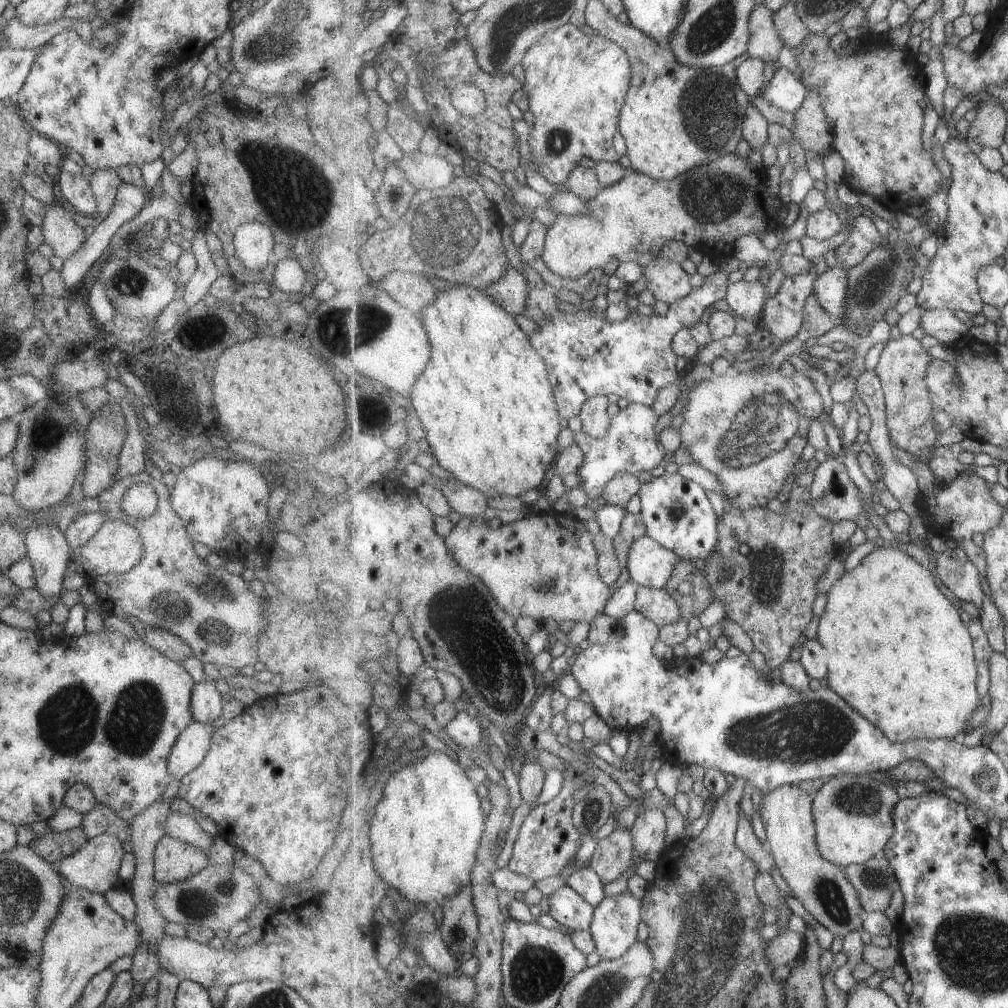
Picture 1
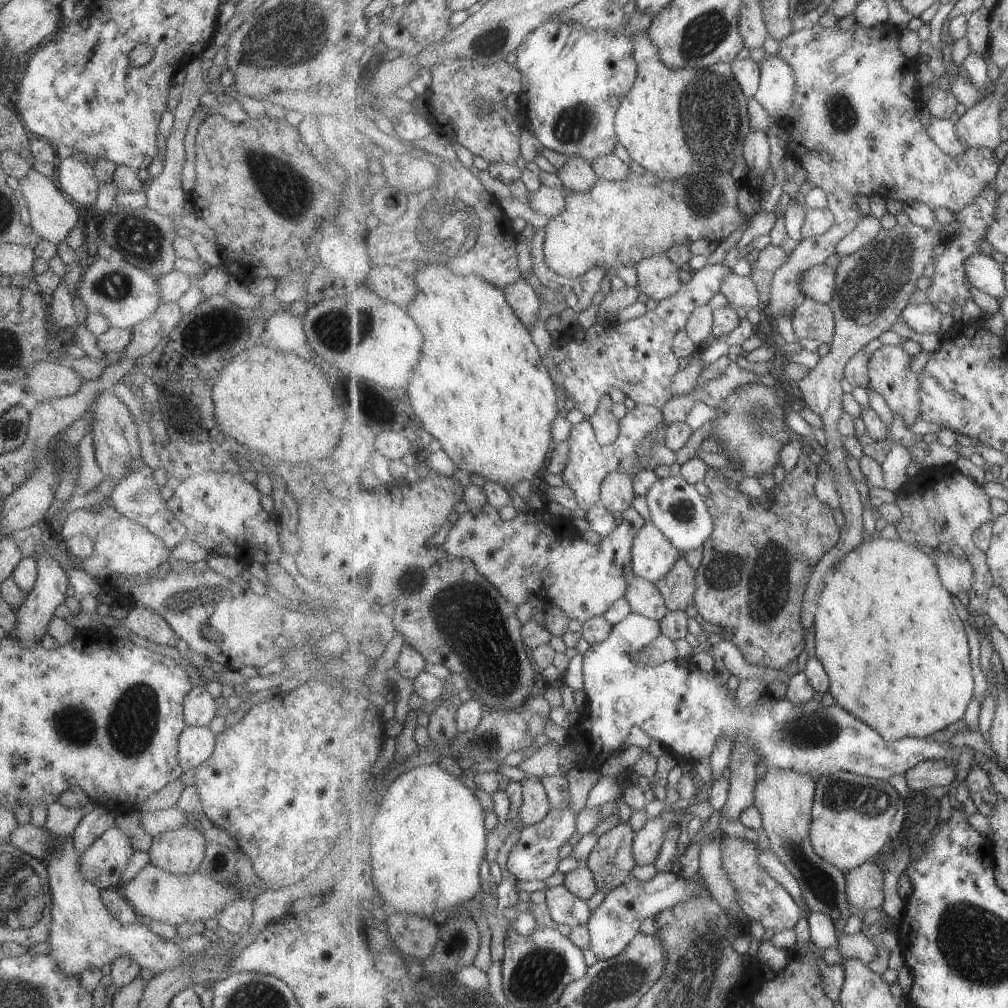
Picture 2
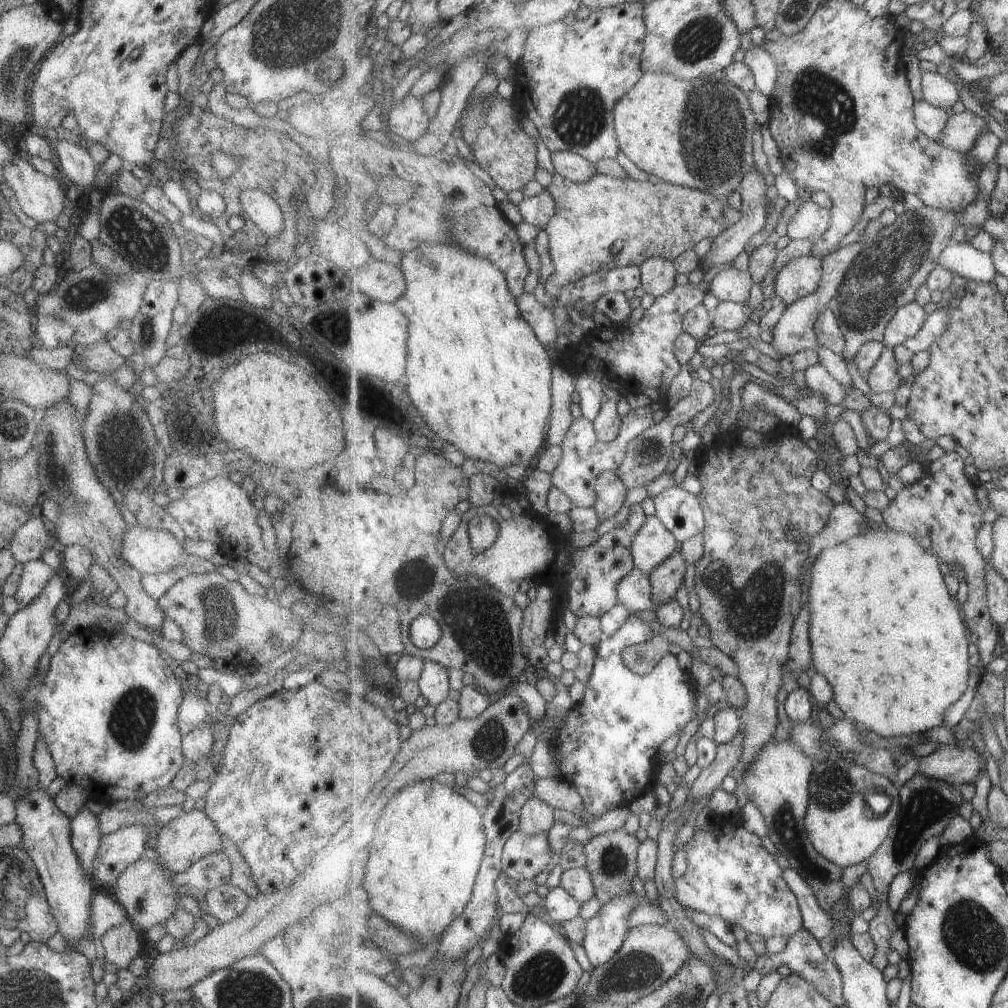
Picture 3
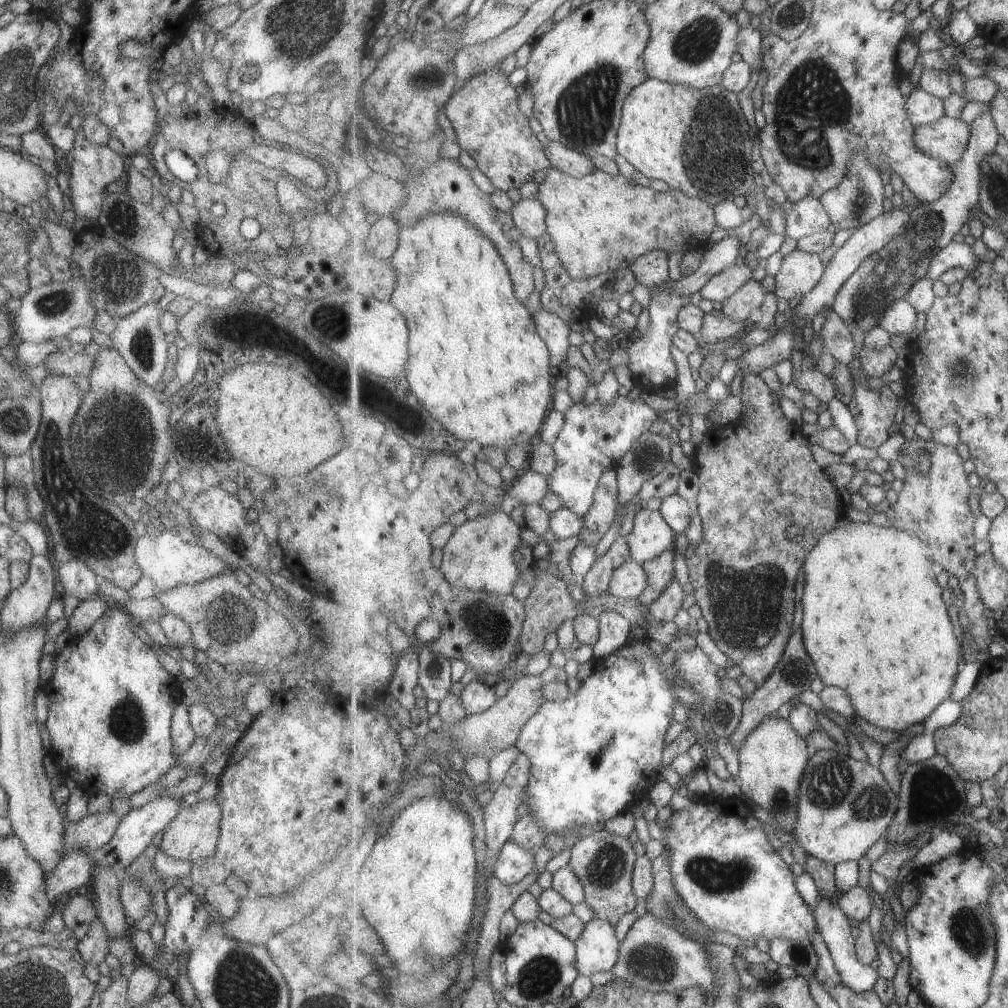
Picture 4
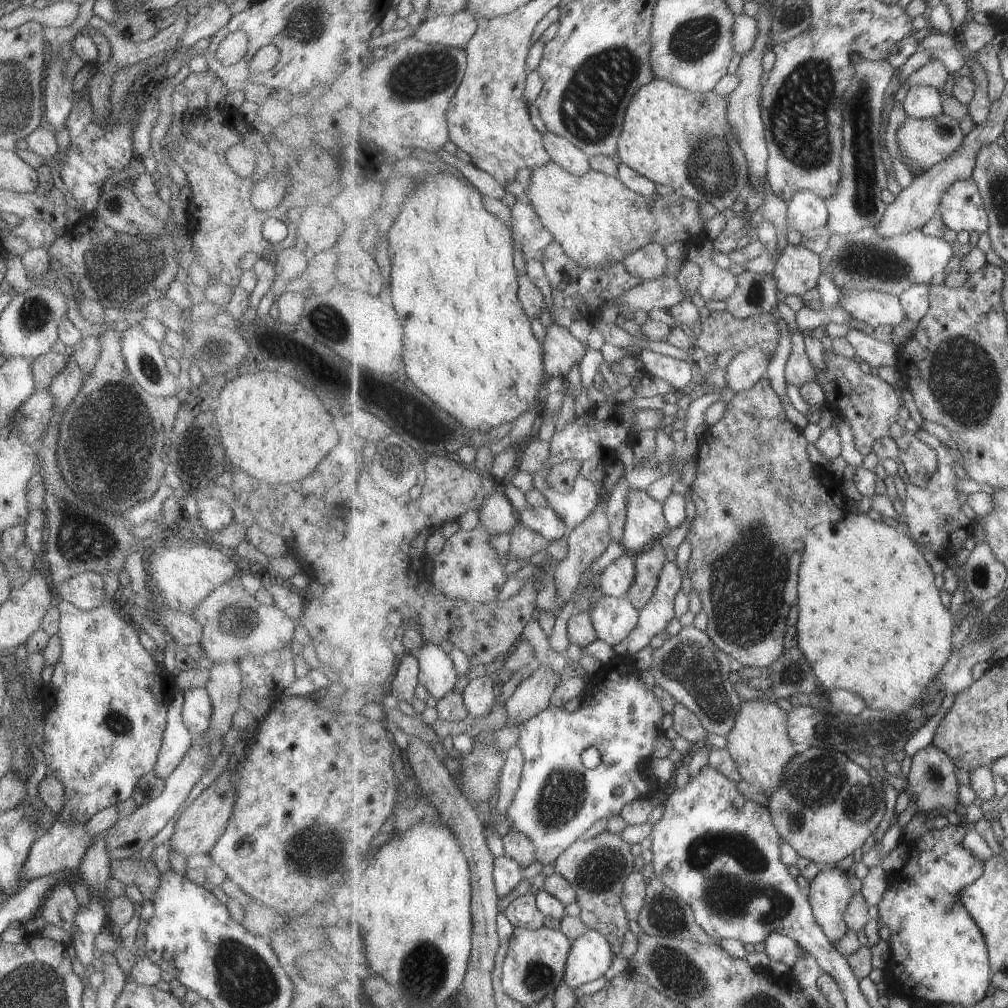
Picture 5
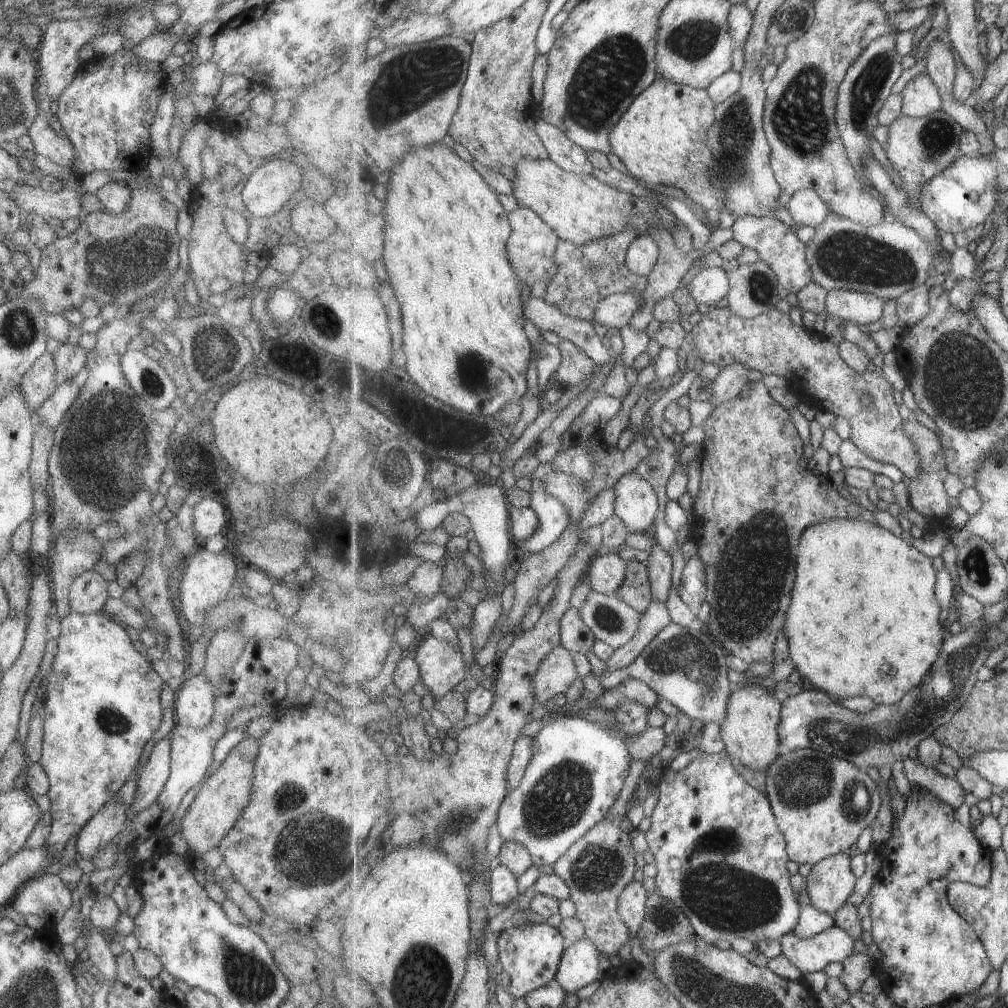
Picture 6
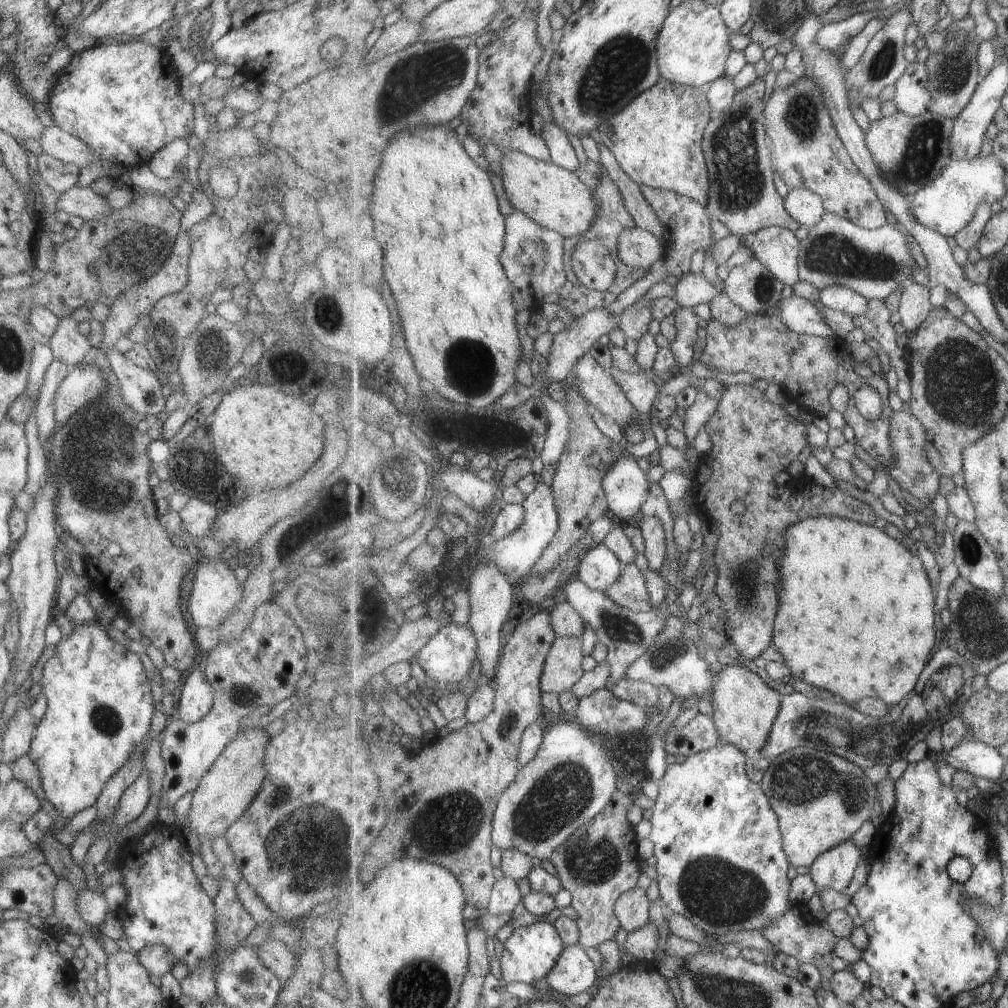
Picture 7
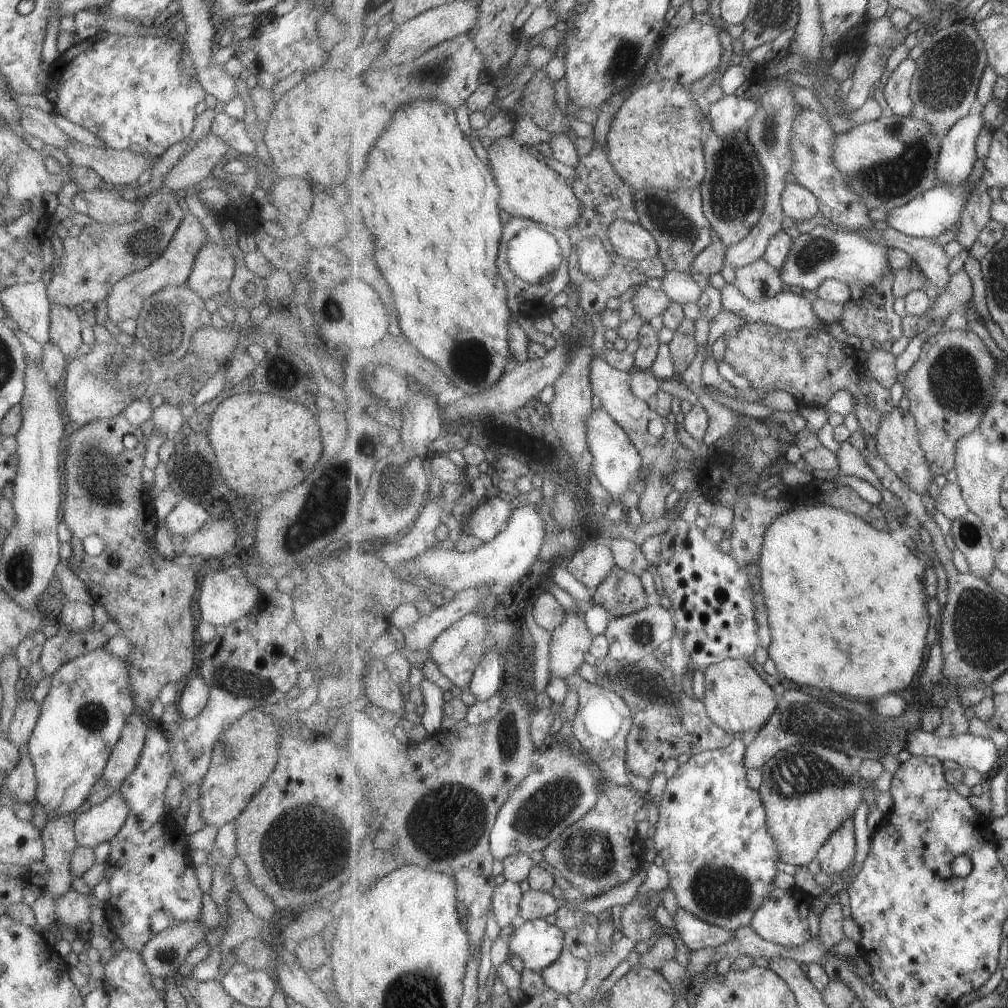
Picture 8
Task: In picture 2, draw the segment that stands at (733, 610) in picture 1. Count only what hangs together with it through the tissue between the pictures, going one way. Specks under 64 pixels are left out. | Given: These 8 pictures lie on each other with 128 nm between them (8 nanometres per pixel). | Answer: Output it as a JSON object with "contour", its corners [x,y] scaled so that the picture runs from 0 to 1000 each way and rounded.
{"contour":[[[795,449],[789,463],[779,471],[772,473],[767,486],[760,486],[765,496],[765,500],[760,504],[752,495],[735,488],[733,484],[734,478],[729,479],[722,476],[718,472],[718,469],[719,467],[715,465],[705,463],[698,476],[698,479],[703,483],[703,490],[699,493],[699,500],[703,504],[705,512],[707,512],[709,526],[707,526],[707,530],[697,540],[697,555],[691,563],[691,587],[688,593],[690,603],[701,620],[715,621],[717,623],[717,627],[712,628],[714,633],[716,635],[723,635],[730,640],[741,657],[755,662],[765,662],[767,665],[779,665],[781,659],[787,655],[791,656],[791,650],[799,643],[799,629],[801,629],[801,625],[795,619],[795,609],[798,603],[798,590],[800,589],[806,567],[812,561],[812,558],[823,546],[828,544],[828,541],[833,537],[834,528],[832,527],[832,522],[830,522],[830,516],[826,512],[824,502],[818,500],[818,498],[814,498],[811,494],[811,475],[813,474],[811,462],[803,456],[802,450]]]}

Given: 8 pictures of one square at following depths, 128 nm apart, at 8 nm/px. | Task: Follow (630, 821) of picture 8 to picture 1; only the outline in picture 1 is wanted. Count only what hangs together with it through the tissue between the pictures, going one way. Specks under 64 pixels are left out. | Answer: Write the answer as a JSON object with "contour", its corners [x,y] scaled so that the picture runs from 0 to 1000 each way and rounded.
{"contour":[[[614,822],[592,835],[585,860],[600,877],[616,871],[628,857],[629,831],[624,823]]]}

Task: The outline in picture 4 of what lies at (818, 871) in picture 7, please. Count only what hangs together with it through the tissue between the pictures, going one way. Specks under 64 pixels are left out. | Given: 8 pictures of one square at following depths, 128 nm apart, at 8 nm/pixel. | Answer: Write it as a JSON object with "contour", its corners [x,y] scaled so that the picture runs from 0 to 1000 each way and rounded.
{"contour":[[[814,889],[814,893],[813,893],[813,897],[808,904],[811,919],[816,926],[816,931],[818,931],[818,935],[824,943],[836,976],[845,980],[848,984],[864,984],[864,982],[868,982],[868,976],[872,974],[873,964],[871,961],[864,960],[864,958],[854,956],[849,943],[849,931],[846,931],[846,925],[844,925],[847,915],[831,897],[827,899],[824,892],[826,892],[824,889]]]}

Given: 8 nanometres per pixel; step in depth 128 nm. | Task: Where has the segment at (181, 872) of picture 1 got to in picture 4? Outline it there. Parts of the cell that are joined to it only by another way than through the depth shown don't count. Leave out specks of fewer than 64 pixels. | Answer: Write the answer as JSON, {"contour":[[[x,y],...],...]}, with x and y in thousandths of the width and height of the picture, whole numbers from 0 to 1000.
{"contour":[[[211,791],[197,794],[190,799],[183,798],[179,801],[176,810],[161,823],[161,832],[158,837],[159,847],[189,855],[211,850],[218,827],[217,813],[219,813],[219,804],[213,798]]]}

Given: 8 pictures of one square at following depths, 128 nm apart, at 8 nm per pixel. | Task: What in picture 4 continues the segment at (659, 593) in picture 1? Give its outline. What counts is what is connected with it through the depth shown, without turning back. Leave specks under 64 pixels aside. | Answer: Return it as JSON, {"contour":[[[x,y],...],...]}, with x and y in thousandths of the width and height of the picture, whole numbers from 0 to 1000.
{"contour":[[[629,555],[620,558],[608,567],[604,588],[612,593],[632,594],[634,589],[642,583],[644,573],[640,563]]]}

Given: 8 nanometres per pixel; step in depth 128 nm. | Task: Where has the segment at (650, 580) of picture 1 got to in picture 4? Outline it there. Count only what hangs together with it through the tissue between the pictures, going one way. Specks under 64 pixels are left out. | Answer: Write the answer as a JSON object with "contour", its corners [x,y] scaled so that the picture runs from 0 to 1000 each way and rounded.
{"contour":[[[638,501],[638,503],[631,508],[628,524],[621,533],[627,555],[638,561],[640,558],[652,554],[652,552],[654,552],[656,548],[660,548],[662,544],[668,545],[670,543],[671,528],[662,516],[660,516],[655,505],[644,506],[644,504]]]}

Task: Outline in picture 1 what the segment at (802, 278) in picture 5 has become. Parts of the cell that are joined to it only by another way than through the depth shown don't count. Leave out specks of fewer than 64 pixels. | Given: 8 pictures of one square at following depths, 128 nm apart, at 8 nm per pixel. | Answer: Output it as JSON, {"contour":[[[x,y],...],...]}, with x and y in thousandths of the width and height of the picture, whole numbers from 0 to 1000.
{"contour":[[[833,264],[821,266],[808,282],[808,291],[830,320],[838,317],[838,296],[842,290],[842,271]]]}

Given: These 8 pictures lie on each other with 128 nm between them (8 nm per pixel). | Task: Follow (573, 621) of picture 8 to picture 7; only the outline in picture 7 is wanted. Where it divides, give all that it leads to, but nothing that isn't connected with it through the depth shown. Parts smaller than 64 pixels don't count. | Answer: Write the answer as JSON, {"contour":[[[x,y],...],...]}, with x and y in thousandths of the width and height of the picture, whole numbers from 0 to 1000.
{"contour":[[[554,631],[541,657],[537,673],[539,688],[557,688],[570,681],[581,668],[578,665],[578,637],[572,631]]]}

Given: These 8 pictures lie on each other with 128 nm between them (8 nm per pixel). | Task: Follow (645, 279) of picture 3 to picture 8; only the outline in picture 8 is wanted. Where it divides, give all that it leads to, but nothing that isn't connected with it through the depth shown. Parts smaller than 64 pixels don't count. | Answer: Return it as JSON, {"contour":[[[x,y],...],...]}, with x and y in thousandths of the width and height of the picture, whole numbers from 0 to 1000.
{"contour":[[[610,218],[604,224],[604,238],[612,252],[624,258],[639,259],[654,254],[649,231],[632,220]]]}

